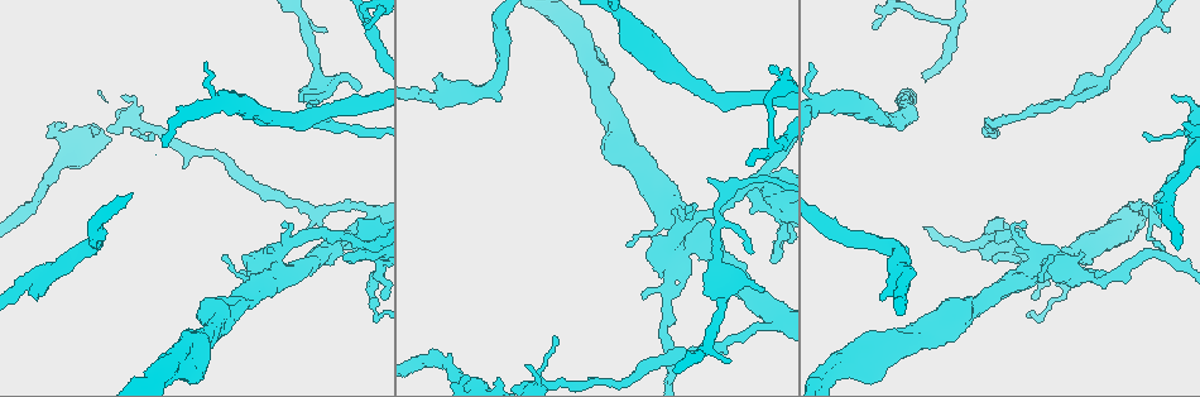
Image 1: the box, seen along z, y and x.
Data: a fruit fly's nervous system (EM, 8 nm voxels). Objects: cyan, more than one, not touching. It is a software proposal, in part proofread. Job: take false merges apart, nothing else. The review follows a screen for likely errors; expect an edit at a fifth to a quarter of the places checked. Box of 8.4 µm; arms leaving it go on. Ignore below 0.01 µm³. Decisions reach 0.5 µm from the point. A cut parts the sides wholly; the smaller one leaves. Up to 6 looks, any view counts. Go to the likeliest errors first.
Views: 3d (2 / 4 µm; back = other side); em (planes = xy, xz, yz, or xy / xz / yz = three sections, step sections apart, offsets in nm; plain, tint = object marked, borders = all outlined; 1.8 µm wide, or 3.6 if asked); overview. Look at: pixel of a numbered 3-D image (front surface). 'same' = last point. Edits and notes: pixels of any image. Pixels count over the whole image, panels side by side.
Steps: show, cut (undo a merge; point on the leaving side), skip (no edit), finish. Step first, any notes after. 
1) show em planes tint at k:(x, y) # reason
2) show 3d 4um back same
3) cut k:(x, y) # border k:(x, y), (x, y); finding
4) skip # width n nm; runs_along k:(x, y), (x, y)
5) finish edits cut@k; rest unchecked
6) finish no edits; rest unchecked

show em planes tint at 1:(754, 187) # thin arm on a thick one

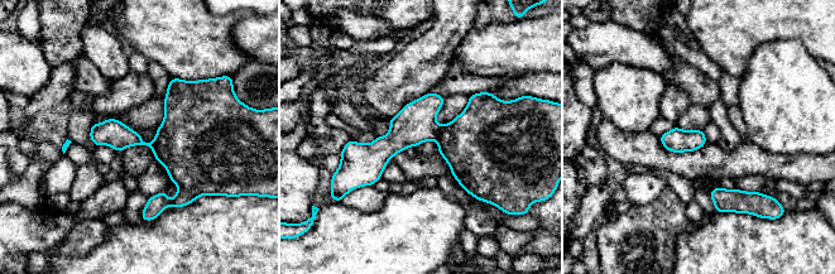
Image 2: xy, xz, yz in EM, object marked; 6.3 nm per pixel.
skip # width 150 nm; runs_along 2:(497, 134), (403, 133), (377, 154), (346, 154); continuous, no second neuron

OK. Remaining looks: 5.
show em xz step 16 tint at 1:(244, 290) # three-way junction

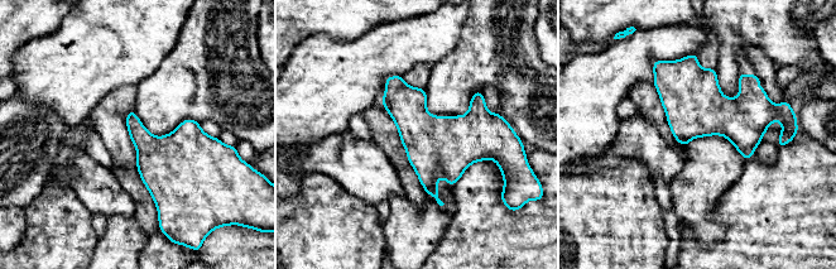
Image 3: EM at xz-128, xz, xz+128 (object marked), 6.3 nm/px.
show em planes borders same

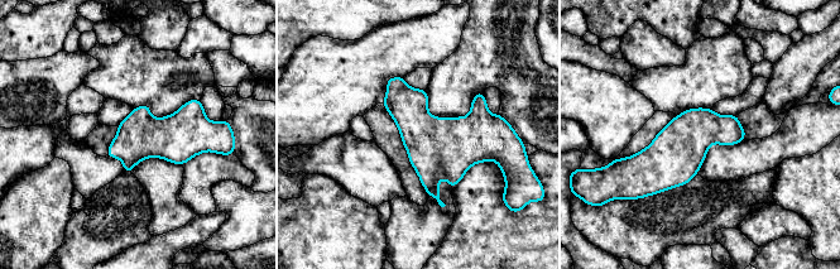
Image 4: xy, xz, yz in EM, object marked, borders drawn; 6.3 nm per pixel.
skip # continuous, no second neuron

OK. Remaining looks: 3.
show 3d 2um back at 1:(1100, 279) # thick turns thin

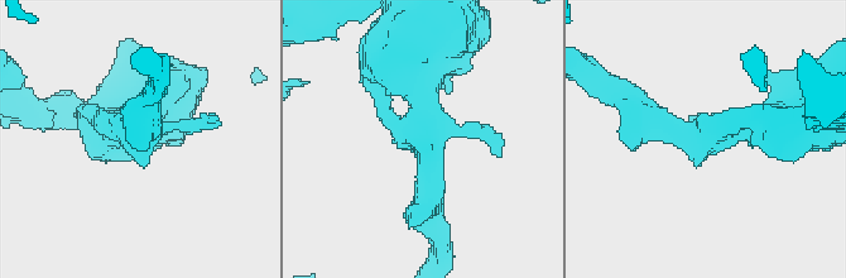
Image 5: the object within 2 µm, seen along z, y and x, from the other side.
show em planes borders at 5:(709, 132) # need the tissue

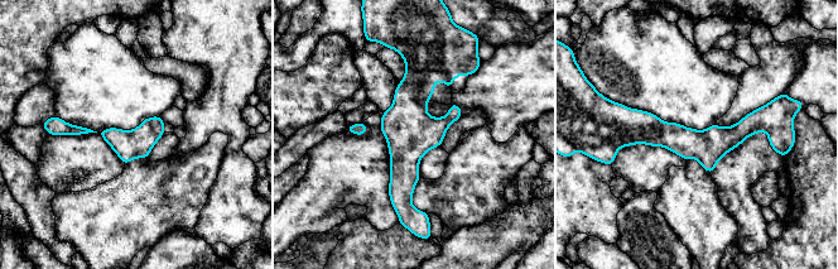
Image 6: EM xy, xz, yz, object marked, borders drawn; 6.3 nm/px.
skip # runs_along 6:(621, 130), (726, 139), (765, 126), (773, 142); one neuron here

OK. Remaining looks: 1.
finish no edits; rest unchecked

